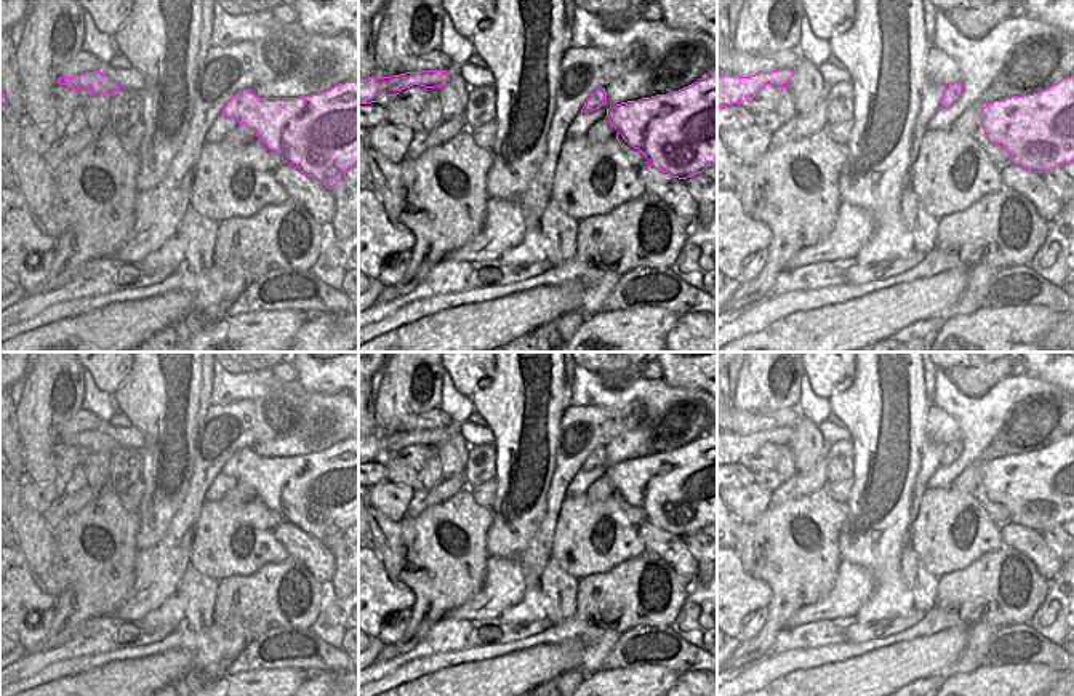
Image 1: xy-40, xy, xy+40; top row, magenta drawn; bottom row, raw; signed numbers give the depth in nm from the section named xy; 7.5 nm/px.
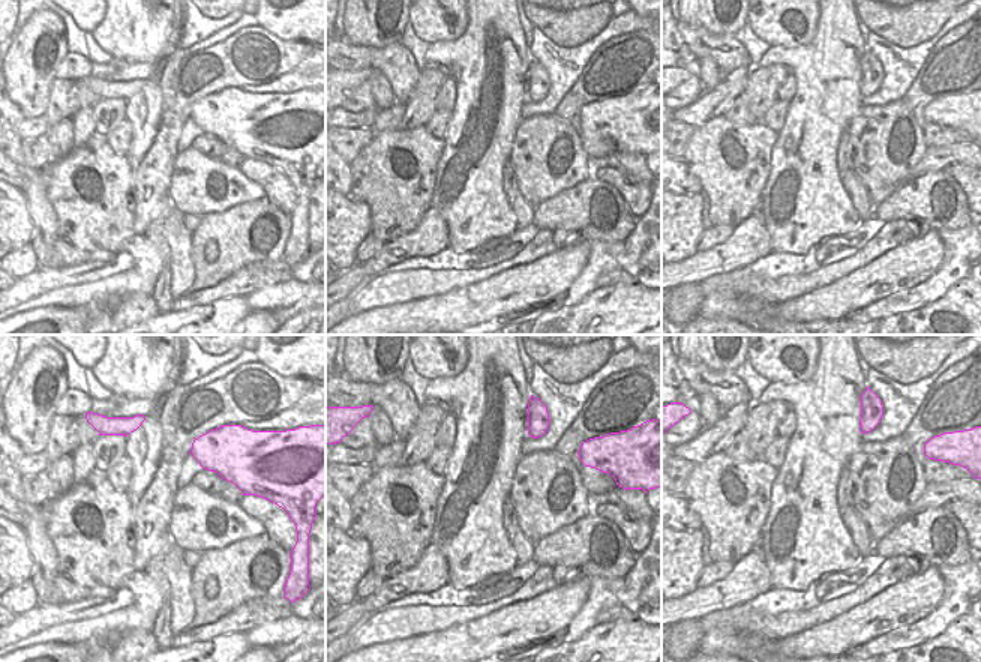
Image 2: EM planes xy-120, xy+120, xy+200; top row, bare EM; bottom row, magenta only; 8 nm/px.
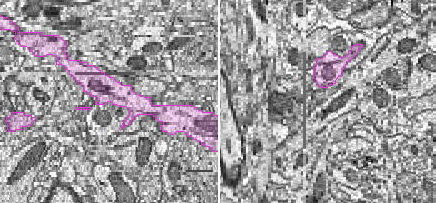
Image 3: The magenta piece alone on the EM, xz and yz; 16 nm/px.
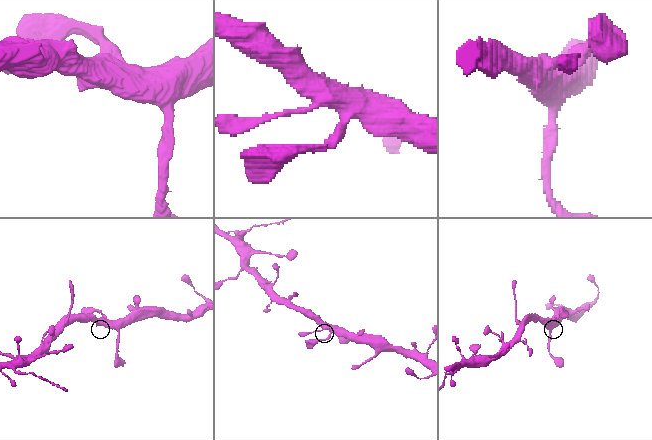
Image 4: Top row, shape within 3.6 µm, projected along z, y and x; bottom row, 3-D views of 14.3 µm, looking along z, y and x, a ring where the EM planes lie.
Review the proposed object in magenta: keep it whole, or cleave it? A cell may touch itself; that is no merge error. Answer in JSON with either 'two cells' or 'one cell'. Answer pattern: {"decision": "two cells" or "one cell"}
{"decision": "one cell"}

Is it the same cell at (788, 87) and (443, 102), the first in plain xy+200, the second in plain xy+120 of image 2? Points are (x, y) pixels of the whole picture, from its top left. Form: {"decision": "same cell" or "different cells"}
{"decision": "same cell"}

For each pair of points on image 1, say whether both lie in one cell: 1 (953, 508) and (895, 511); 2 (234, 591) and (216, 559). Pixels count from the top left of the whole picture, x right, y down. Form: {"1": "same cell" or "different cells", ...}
{"1": "different cells", "2": "different cells"}

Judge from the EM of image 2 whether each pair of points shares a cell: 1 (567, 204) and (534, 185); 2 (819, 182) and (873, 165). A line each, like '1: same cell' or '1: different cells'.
1: different cells
2: different cells

